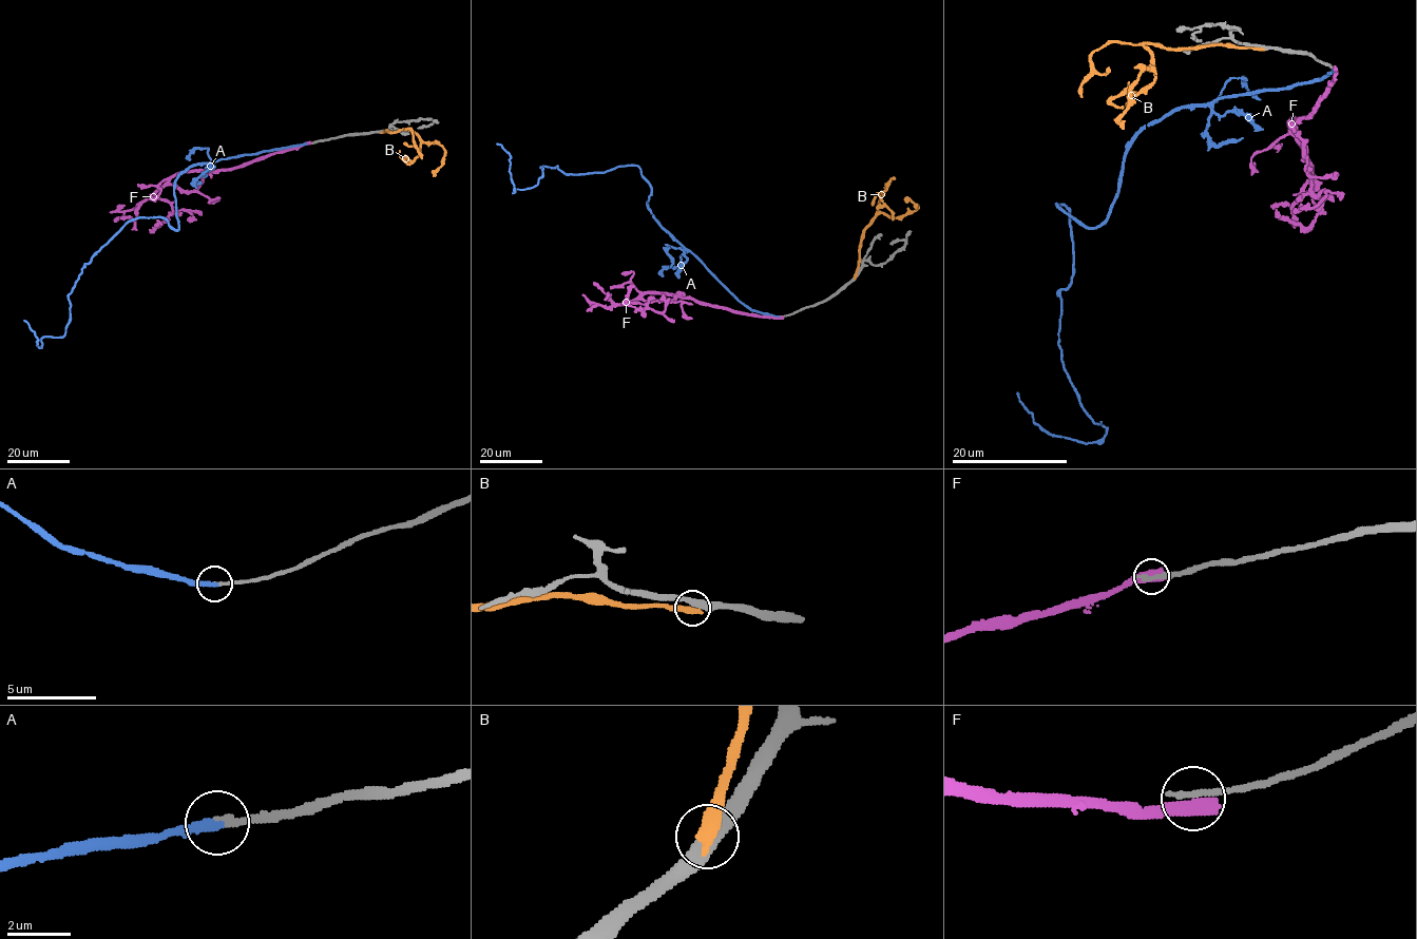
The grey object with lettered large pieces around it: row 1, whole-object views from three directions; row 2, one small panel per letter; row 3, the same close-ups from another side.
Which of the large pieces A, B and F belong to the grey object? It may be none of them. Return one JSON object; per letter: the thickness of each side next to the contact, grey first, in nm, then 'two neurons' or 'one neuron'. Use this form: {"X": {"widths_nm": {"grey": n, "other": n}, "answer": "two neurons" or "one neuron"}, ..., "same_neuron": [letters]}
{"A": {"widths_nm": {"grey": 190, "other": 260}, "answer": "one neuron"}, "B": {"widths_nm": {"grey": 440, "other": 480}, "answer": "two neurons"}, "F": {"widths_nm": {"grey": 260, "other": 650}, "answer": "two neurons"}, "same_neuron": ["A"]}

